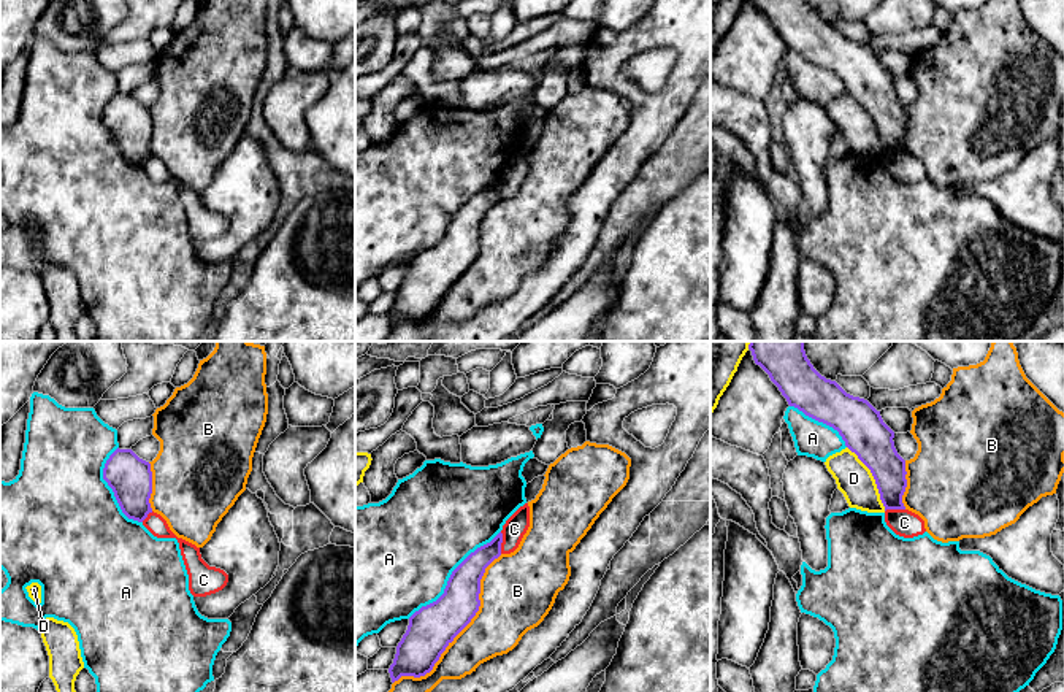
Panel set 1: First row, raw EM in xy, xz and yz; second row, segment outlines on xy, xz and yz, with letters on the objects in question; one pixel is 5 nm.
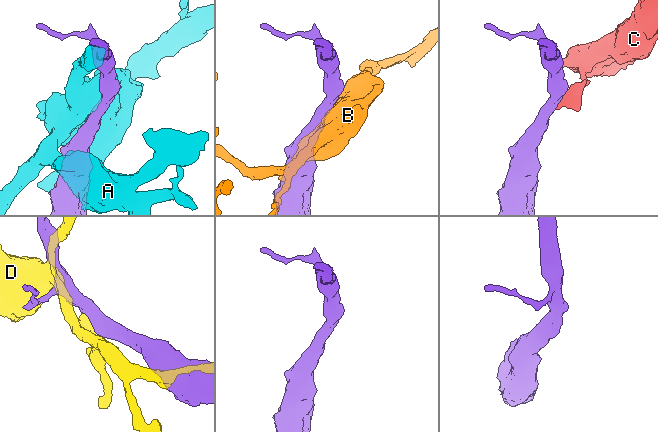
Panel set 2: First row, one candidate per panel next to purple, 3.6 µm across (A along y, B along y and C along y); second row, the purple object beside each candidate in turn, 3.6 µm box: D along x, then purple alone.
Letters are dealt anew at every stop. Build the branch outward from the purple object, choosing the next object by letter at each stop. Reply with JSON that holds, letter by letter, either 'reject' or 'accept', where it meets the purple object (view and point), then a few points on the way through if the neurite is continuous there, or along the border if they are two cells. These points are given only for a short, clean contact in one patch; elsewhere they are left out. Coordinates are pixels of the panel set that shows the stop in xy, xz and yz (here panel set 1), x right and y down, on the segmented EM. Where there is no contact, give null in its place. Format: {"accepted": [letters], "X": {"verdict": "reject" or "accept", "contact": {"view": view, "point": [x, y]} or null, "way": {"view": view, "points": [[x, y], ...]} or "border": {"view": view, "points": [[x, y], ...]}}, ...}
{"accepted": [], "A": {"verdict": "reject", "contact": {"view": "xz", "point": [451, 576]}}, "B": {"verdict": "reject", "contact": {"view": "xz", "point": [462, 629]}}, "C": {"verdict": "reject", "contact": {"view": "xz", "point": [501, 542]}, "border": {"view": "xz", "points": [[500, 532], [501, 553]]}}, "D": {"verdict": "reject", "contact": {"view": "yz", "point": [874, 478]}}}

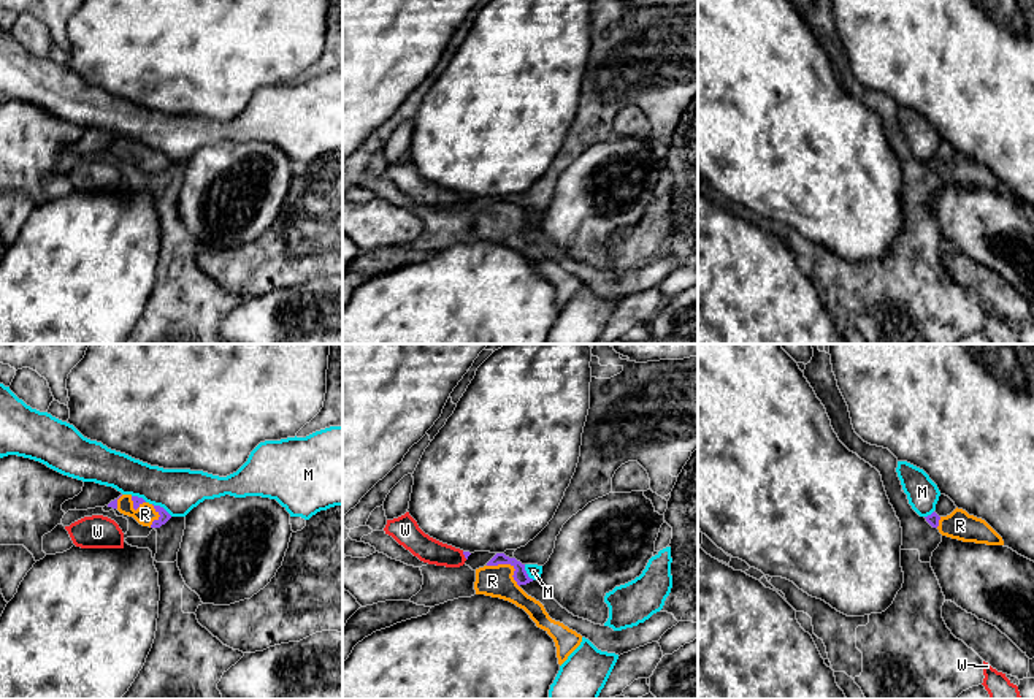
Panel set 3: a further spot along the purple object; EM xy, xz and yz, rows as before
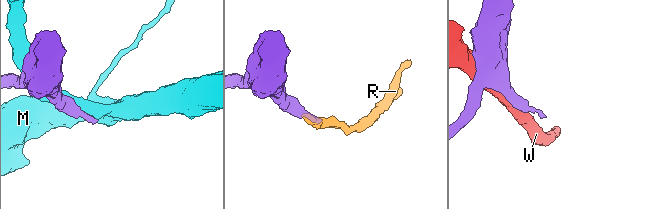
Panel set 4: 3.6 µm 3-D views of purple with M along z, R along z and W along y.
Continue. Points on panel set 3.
{"accepted": ["R"], "M": {"verdict": "reject", "contact": {"view": "xy", "point": [162, 508]}}, "R": {"verdict": "accept", "contact": {"view": "xz", "point": [509, 563]}, "way": {"view": "xz", "points": [[520, 576], [509, 563], [492, 580]]}}, "W": {"verdict": "reject", "contact": {"view": "xz", "point": [463, 553]}}}

